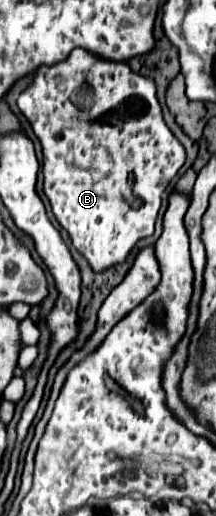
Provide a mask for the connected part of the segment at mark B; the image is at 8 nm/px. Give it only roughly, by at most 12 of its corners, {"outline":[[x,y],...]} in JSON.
{"outline":[[76,47],[18,109],[94,273],[186,161],[156,81]]}

